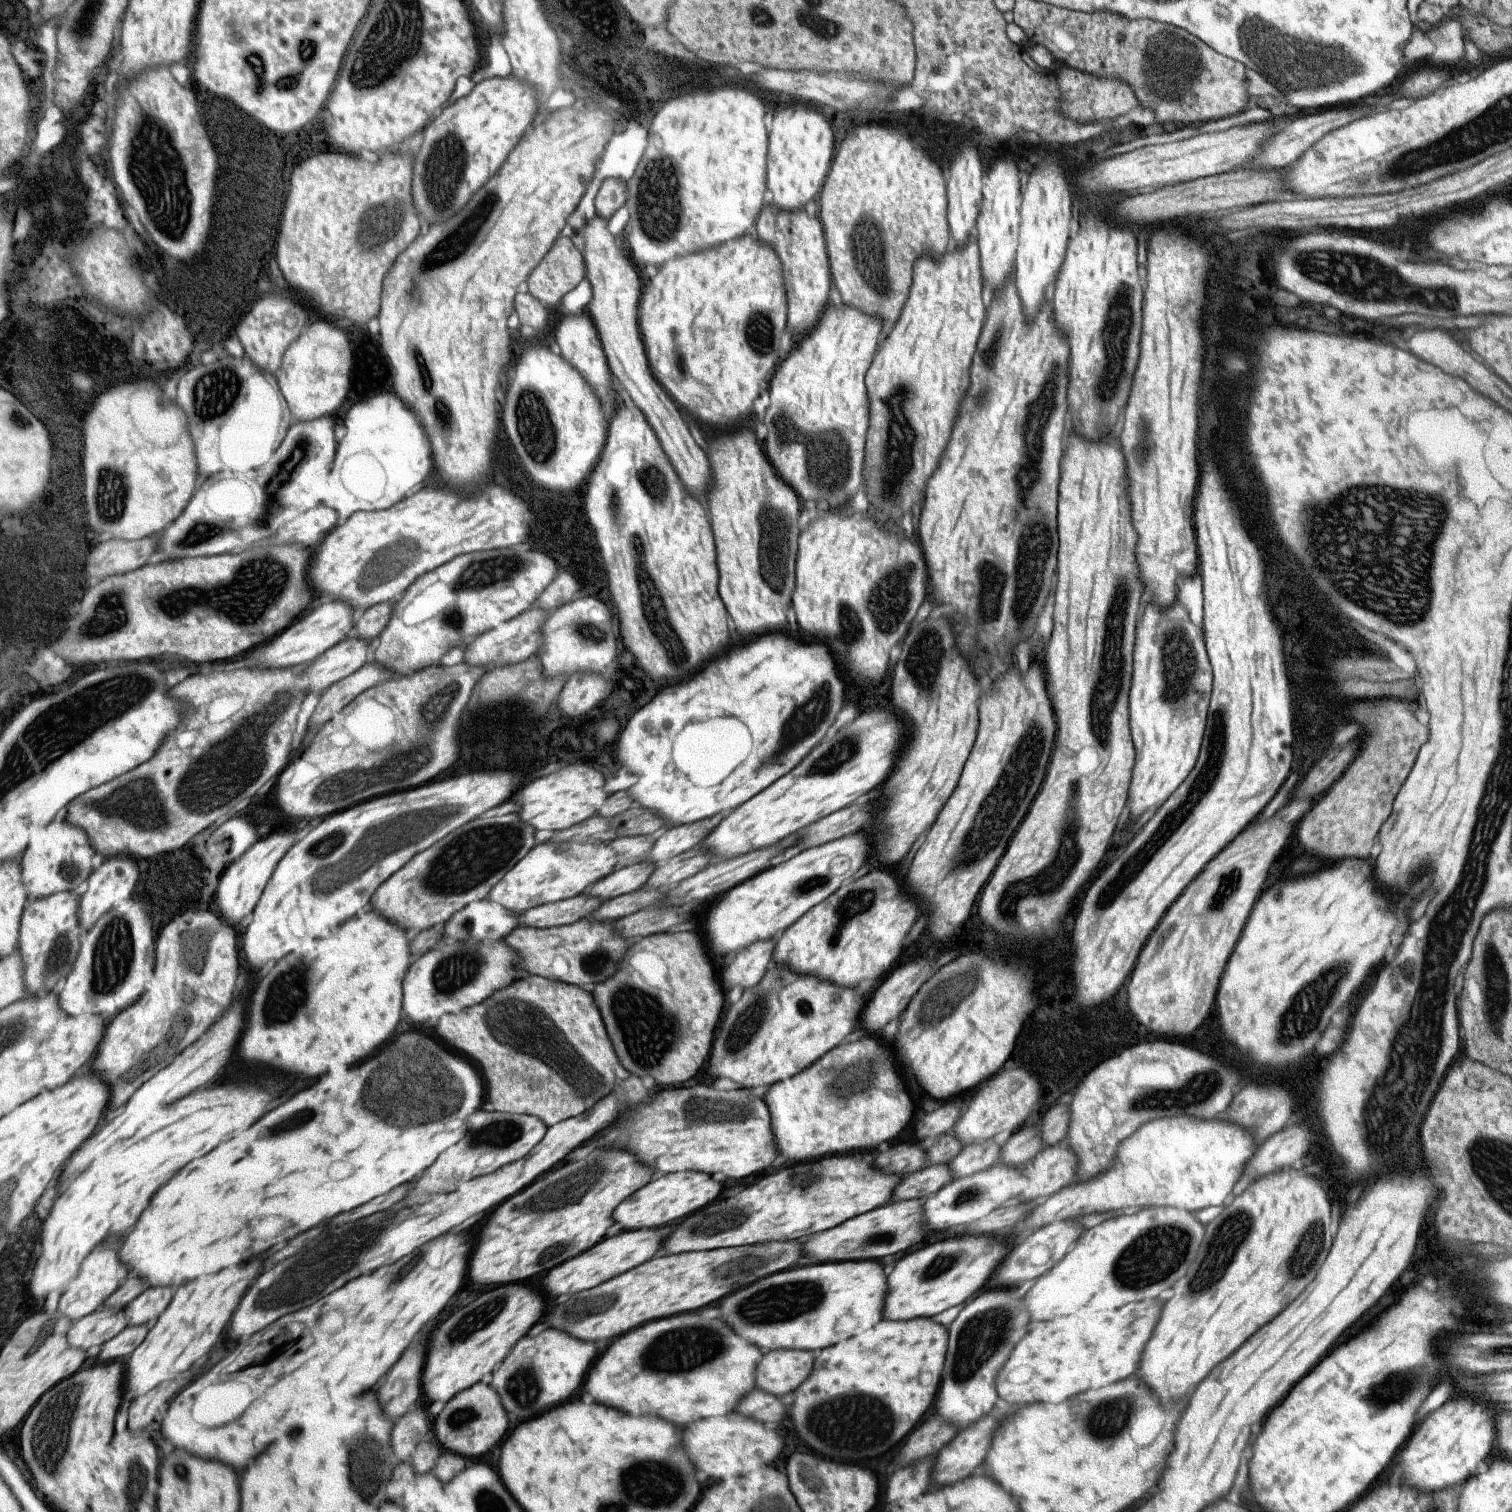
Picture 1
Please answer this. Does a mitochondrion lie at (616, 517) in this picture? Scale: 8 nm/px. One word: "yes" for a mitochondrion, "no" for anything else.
yes

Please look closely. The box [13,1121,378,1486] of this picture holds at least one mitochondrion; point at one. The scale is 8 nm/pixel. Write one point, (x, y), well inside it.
(49, 1438)

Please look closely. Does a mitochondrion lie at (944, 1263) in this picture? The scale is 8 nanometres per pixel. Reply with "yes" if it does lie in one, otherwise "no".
yes

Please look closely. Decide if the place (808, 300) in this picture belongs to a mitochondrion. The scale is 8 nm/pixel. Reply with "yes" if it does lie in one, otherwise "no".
no

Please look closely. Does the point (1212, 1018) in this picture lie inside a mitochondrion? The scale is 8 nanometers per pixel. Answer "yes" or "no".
no

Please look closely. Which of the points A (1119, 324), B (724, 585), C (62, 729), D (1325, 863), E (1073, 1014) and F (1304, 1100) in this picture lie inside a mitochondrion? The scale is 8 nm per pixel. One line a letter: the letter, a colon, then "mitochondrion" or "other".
A: mitochondrion
B: other
C: mitochondrion
D: other
E: other
F: other

